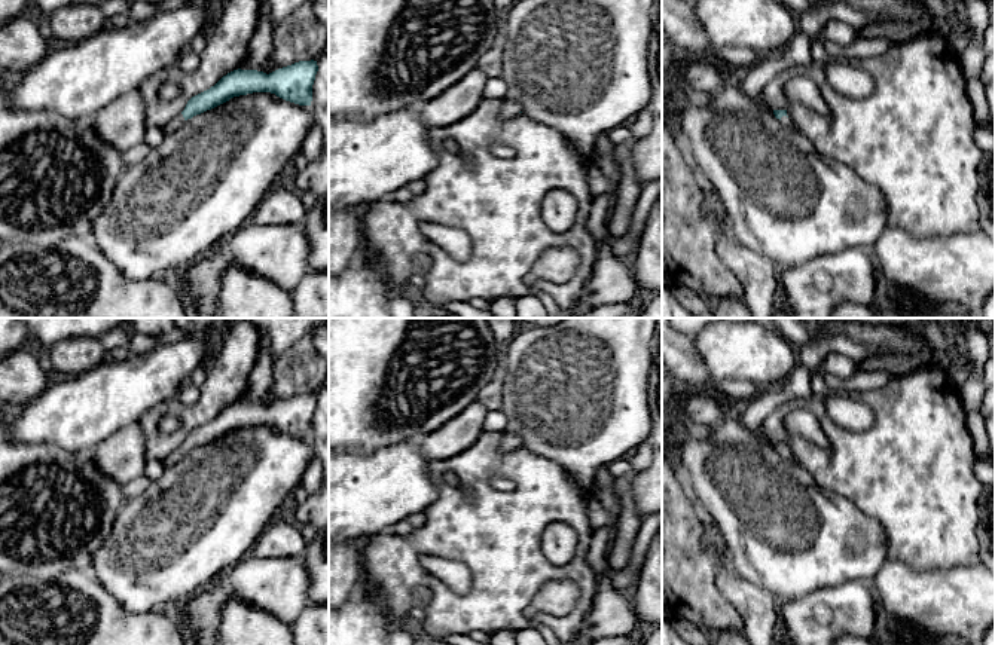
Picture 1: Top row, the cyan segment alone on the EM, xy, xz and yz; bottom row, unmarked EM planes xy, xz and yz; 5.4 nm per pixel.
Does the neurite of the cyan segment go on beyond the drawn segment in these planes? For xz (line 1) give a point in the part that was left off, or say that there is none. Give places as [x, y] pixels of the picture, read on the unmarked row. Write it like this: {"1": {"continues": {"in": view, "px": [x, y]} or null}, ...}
{"1": {"continues": null}}

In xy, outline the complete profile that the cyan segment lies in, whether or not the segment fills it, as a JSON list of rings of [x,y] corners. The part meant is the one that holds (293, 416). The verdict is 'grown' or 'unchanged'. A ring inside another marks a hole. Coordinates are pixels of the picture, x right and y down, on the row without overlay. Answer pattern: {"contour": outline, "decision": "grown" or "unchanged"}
{"contour": [[[314,392],[299,394],[269,407],[257,403],[234,403],[210,422],[192,430],[184,443],[162,459],[164,465],[168,470],[183,459],[187,452],[211,443],[234,430],[253,425],[271,425],[286,434],[311,438],[317,404],[318,398]]], "decision": "grown"}

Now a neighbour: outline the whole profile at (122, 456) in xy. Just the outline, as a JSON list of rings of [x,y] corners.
[[[134,422],[91,450],[92,464],[109,479],[122,484],[144,473],[147,462],[146,435],[138,422]]]

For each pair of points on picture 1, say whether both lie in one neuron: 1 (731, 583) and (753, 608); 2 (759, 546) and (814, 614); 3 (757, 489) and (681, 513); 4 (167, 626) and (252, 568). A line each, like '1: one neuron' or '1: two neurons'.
1: one neuron
2: two neurons
3: two neurons
4: two neurons

